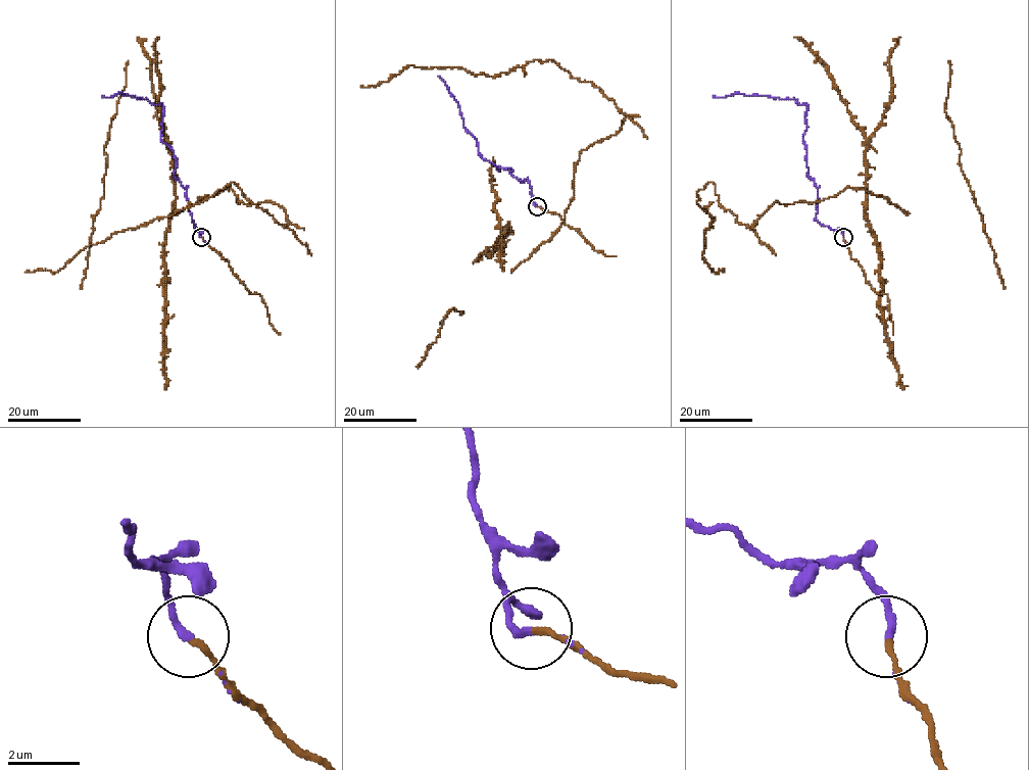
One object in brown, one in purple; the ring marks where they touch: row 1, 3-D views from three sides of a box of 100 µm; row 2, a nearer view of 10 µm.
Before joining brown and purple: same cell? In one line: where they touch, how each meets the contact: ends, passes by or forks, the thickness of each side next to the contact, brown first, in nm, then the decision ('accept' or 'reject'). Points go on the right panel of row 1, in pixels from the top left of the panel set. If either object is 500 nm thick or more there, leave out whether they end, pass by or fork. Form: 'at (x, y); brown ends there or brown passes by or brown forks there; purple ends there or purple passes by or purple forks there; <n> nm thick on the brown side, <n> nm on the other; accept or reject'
at (843, 237); brown ends there; purple passes by; 150 nm thick on the brown side, 150 nm on the other; accept

